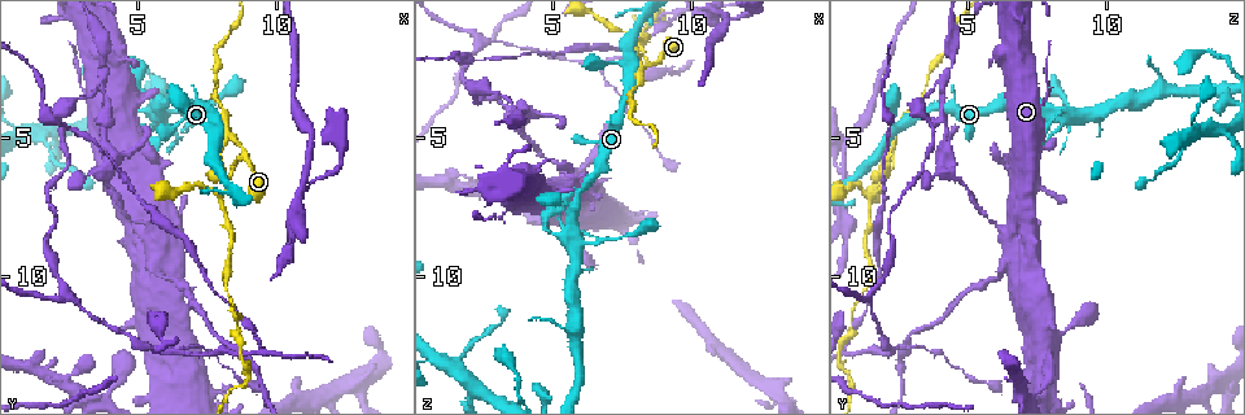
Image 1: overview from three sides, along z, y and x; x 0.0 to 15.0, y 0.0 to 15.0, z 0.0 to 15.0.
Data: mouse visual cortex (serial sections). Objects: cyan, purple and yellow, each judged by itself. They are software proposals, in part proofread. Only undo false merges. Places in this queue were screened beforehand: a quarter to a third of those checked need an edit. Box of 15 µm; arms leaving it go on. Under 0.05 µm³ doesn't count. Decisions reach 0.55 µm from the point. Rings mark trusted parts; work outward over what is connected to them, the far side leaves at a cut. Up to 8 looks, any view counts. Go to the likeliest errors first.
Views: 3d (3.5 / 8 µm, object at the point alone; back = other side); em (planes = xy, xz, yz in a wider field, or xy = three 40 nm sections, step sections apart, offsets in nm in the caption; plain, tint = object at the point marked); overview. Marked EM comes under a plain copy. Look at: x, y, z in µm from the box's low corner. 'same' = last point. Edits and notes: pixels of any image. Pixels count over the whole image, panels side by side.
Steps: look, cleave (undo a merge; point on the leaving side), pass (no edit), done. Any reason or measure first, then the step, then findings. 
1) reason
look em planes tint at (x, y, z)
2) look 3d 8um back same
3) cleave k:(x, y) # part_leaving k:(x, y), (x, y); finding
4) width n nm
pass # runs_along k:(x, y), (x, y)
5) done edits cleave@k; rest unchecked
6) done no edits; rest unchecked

three arms meet
look 3d 8um at (8.8, 5.7, 2.1)

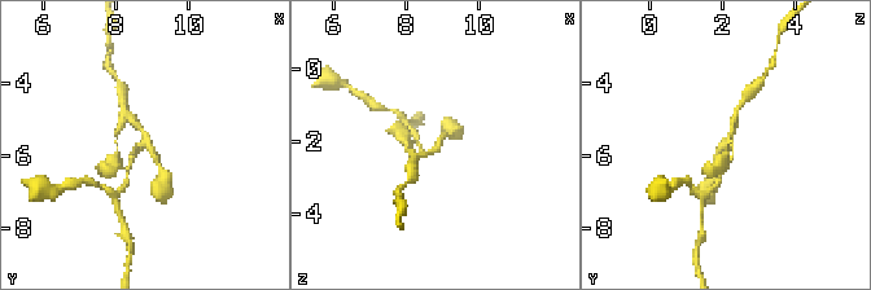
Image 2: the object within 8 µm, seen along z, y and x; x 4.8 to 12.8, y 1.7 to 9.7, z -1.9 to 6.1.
look 3d 3.5um at (8.9, 5.6, 2.2)

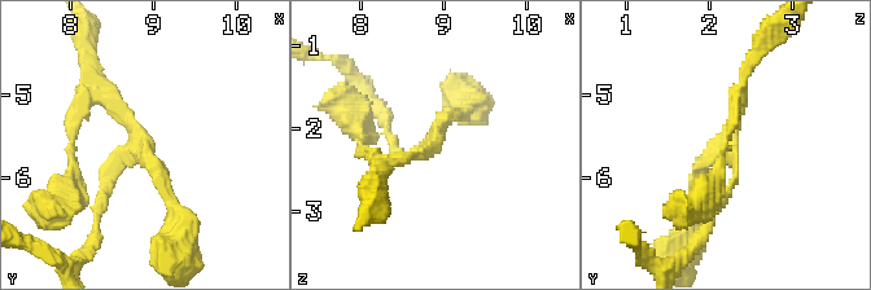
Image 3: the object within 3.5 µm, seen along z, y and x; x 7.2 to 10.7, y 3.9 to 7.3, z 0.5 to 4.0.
arms 3; arm_widths 100, 150, 150 nm
look em planes tint at (8.85, 5.70, 2.20)

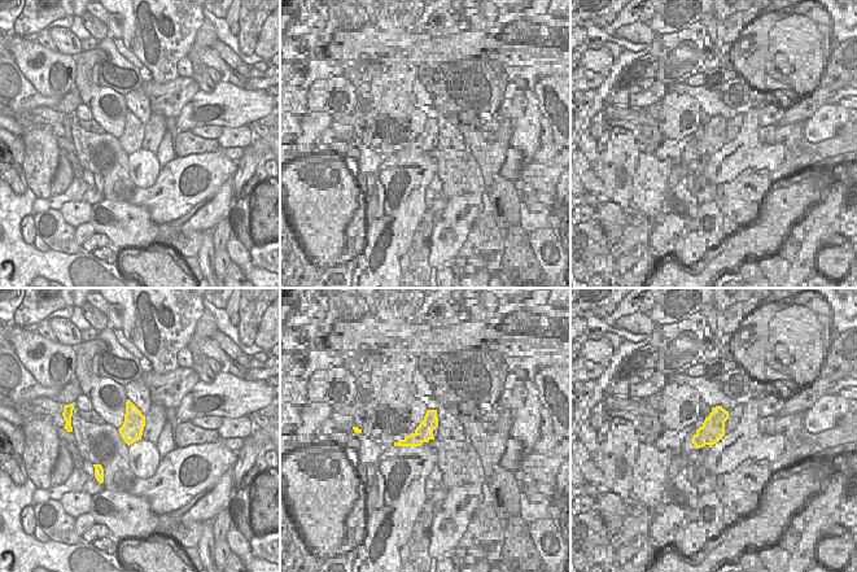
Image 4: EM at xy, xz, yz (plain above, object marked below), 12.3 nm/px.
pass # continuous, no second cell

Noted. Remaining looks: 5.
sudden change in width
look 3d 3.5um at (6.4, 4.0, 8.8)

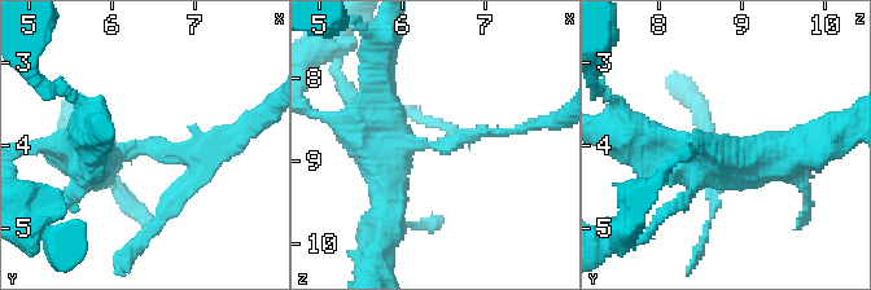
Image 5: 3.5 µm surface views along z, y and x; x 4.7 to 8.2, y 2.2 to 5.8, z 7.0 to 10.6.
arm_widths 150, 500 nm; now the EM
look em xy step 3 tint at (6.45, 4.05, 8.80)

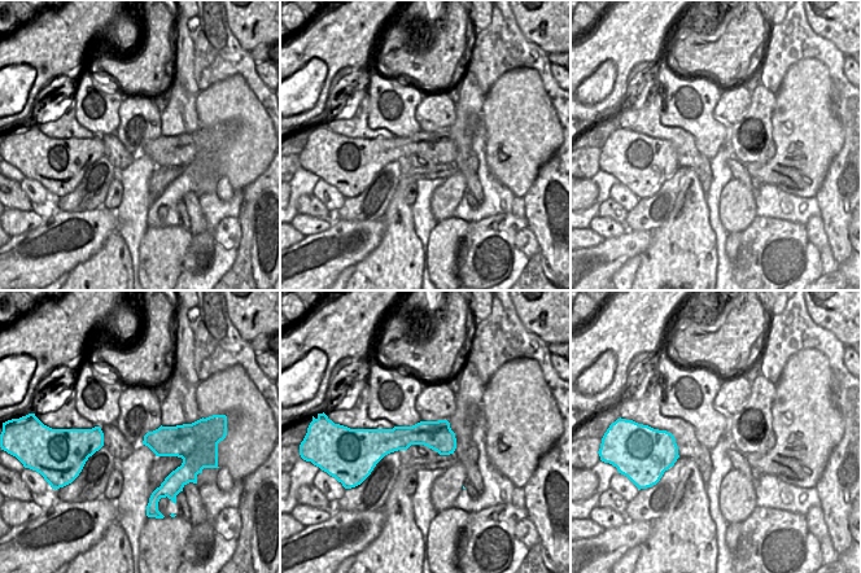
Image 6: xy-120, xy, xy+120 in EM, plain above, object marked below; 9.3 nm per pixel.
cleave 5:(185, 145) # two cells meet here

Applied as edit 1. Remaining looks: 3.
done edits cleave@5; rest unchecked

